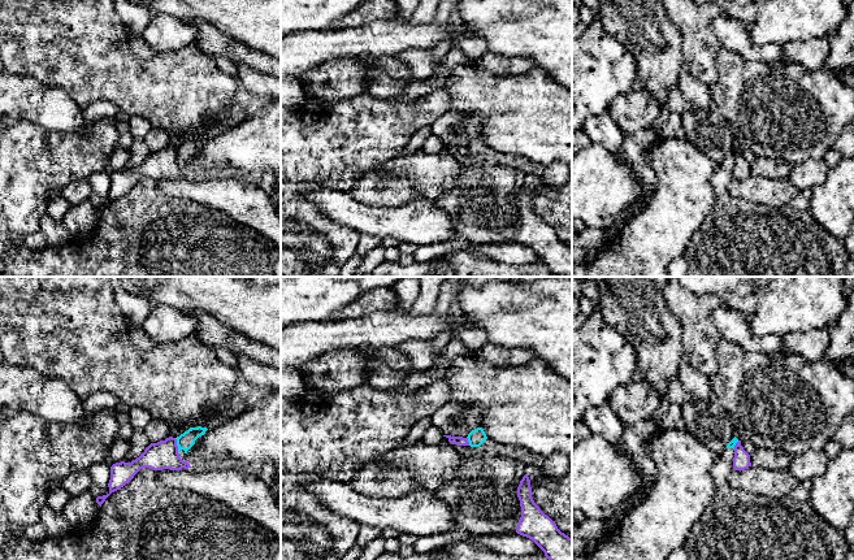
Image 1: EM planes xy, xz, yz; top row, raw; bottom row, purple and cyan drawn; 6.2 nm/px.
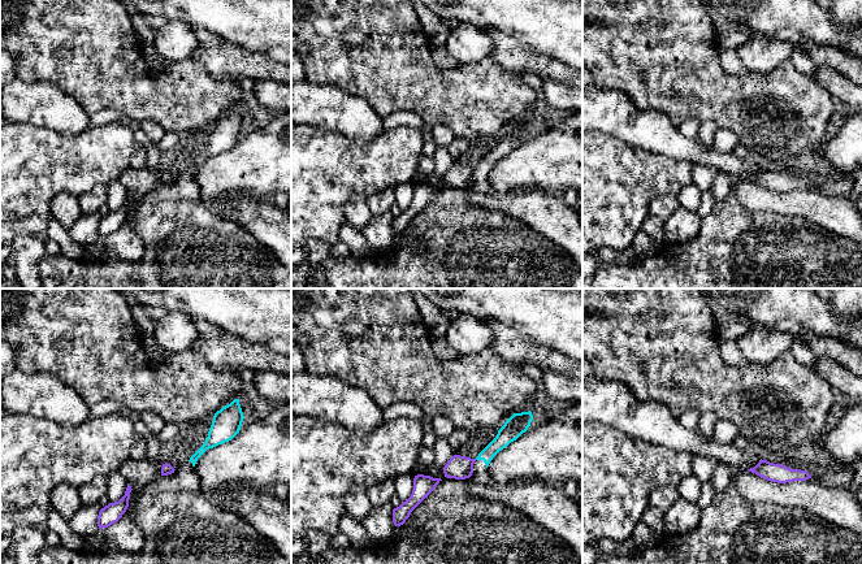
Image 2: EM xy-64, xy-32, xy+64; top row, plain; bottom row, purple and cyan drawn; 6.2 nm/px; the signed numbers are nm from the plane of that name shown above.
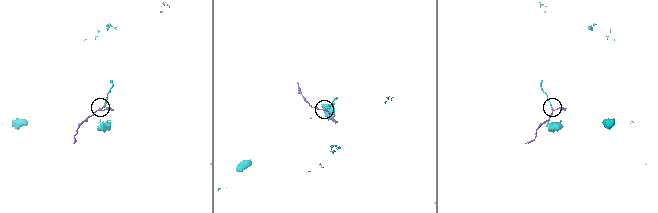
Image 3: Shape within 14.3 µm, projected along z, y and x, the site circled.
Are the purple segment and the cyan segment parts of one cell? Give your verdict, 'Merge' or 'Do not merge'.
Do not merge

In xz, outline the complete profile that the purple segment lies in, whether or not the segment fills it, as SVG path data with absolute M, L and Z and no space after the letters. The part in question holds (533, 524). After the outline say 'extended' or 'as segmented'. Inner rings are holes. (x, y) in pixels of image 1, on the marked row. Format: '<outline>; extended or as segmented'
M525 474L517 487L521 507L516 533L532 539L549 560L572 560L572 538L562 533L532 498L530 479Z; as segmented

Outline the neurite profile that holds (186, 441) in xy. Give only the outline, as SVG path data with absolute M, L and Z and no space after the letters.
M201 426L191 427L187 431L185 431L183 434L181 434L179 437L175 438L179 457L183 461L187 461L187 456L186 456L187 451L195 444L195 440L199 437L204 435L204 433L207 430L208 430L207 427L201 427Z

